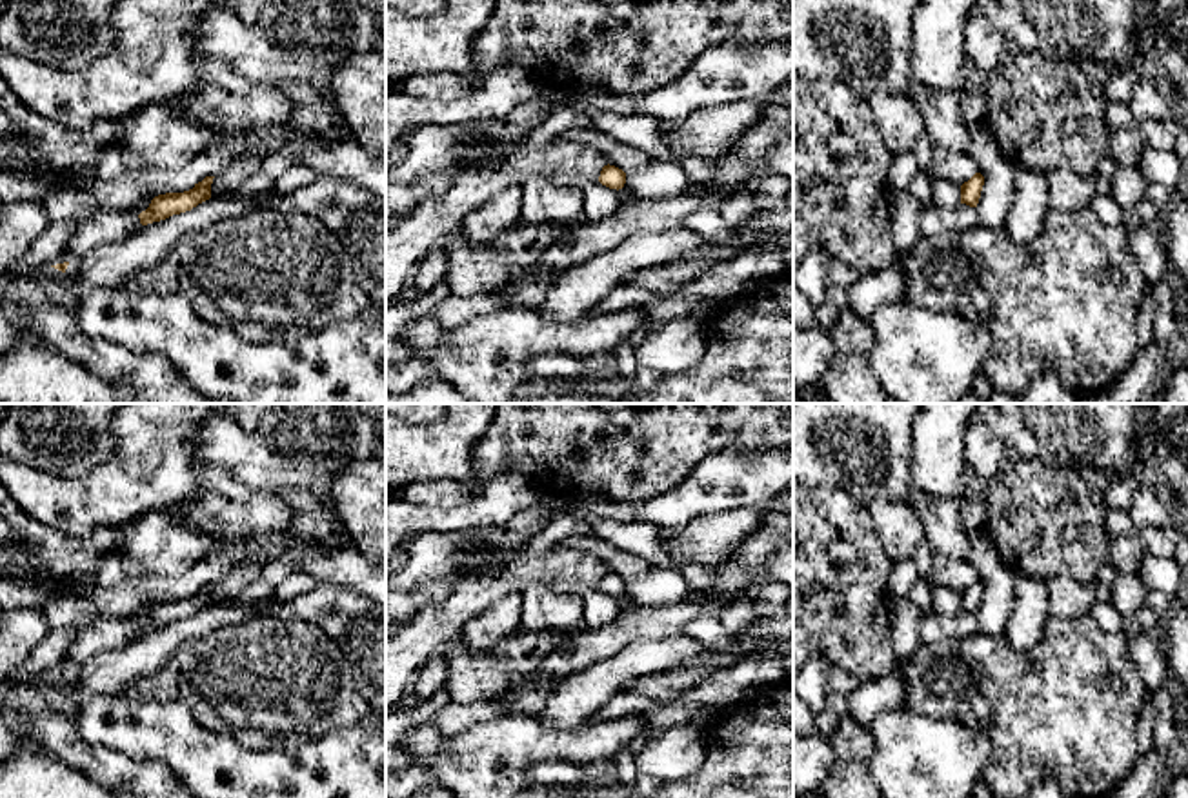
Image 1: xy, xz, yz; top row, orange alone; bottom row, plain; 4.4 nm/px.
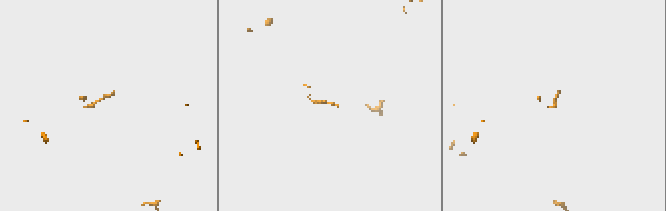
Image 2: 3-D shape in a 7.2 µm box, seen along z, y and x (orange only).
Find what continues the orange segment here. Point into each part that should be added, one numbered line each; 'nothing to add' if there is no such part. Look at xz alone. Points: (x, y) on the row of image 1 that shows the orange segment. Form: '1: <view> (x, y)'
nothing to add

